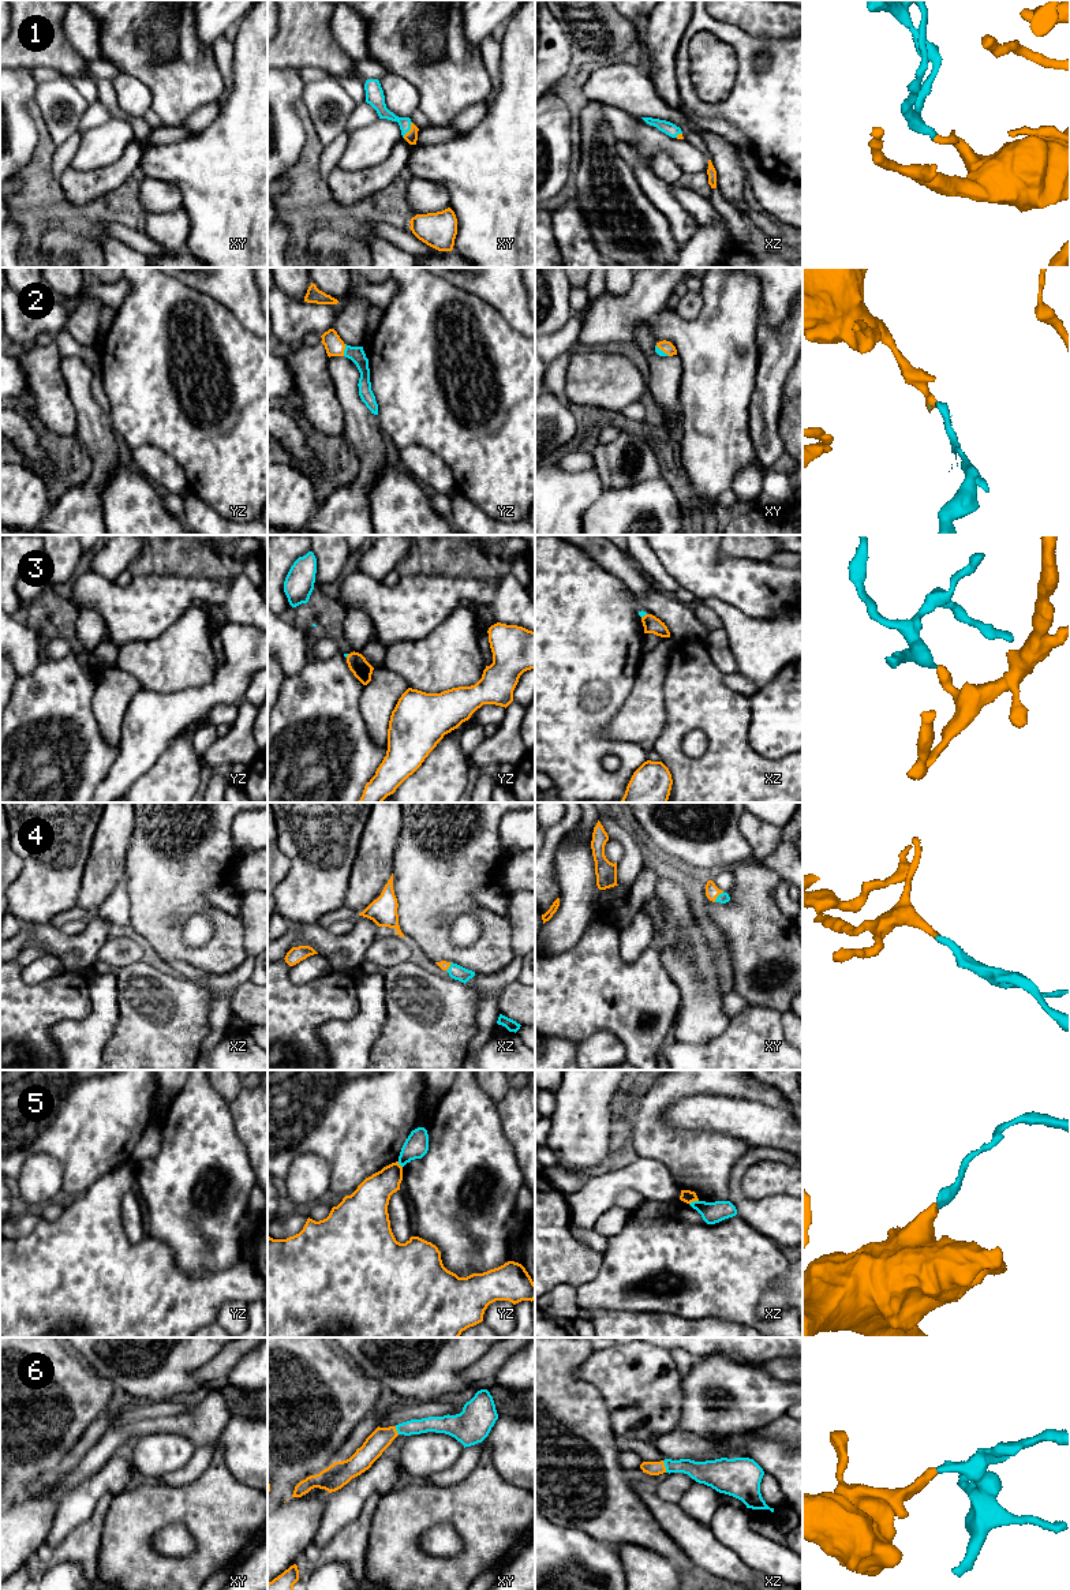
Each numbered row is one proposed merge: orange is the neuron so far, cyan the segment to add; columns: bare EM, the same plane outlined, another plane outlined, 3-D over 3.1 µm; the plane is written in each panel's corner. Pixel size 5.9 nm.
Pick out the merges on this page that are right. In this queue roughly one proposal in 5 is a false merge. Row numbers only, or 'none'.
1, 2, 3, 4, 6

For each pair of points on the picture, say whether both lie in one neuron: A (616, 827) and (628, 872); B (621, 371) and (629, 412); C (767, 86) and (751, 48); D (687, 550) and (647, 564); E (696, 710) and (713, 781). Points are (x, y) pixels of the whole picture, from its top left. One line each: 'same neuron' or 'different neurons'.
A: same neuron
B: different neurons
C: same neuron
D: different neurons
E: same neuron

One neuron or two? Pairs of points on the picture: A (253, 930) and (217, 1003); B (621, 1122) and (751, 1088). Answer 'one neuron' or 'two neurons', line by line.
A: two neurons
B: two neurons

